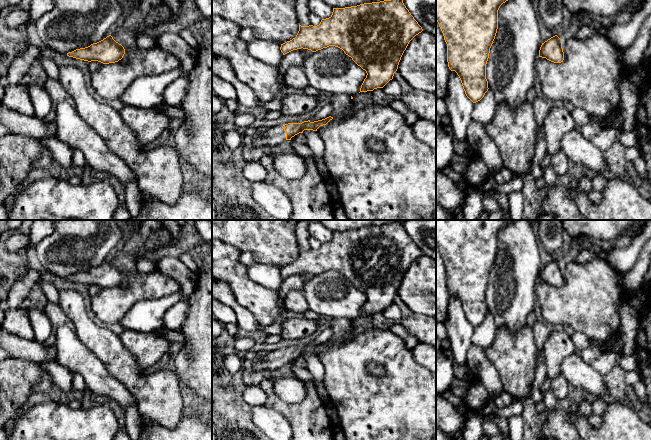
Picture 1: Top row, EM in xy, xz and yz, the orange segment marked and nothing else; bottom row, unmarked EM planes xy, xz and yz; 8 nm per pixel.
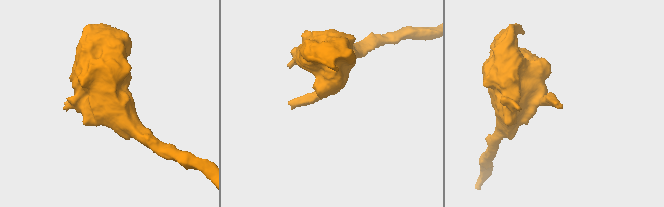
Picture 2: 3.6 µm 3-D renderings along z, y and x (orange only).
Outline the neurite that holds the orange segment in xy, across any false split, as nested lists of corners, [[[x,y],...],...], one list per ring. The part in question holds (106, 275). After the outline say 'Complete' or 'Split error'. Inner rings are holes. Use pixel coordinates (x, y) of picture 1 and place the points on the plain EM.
[[[111,259],[88,271],[76,273],[67,280],[84,285],[98,285],[103,288],[115,287],[123,282],[124,271],[116,266]]]. Complete

